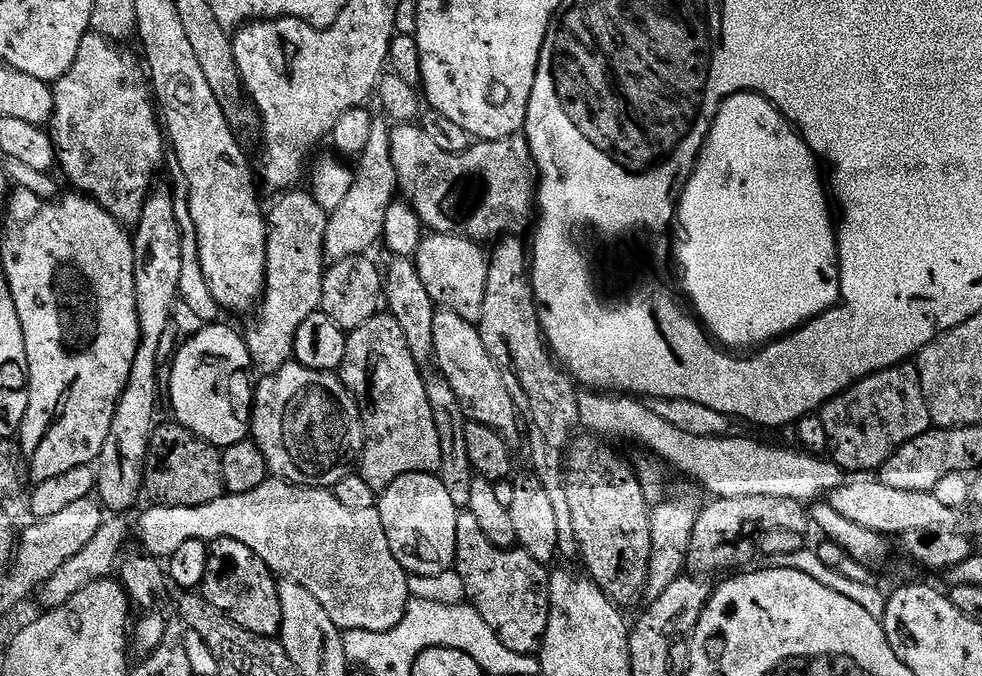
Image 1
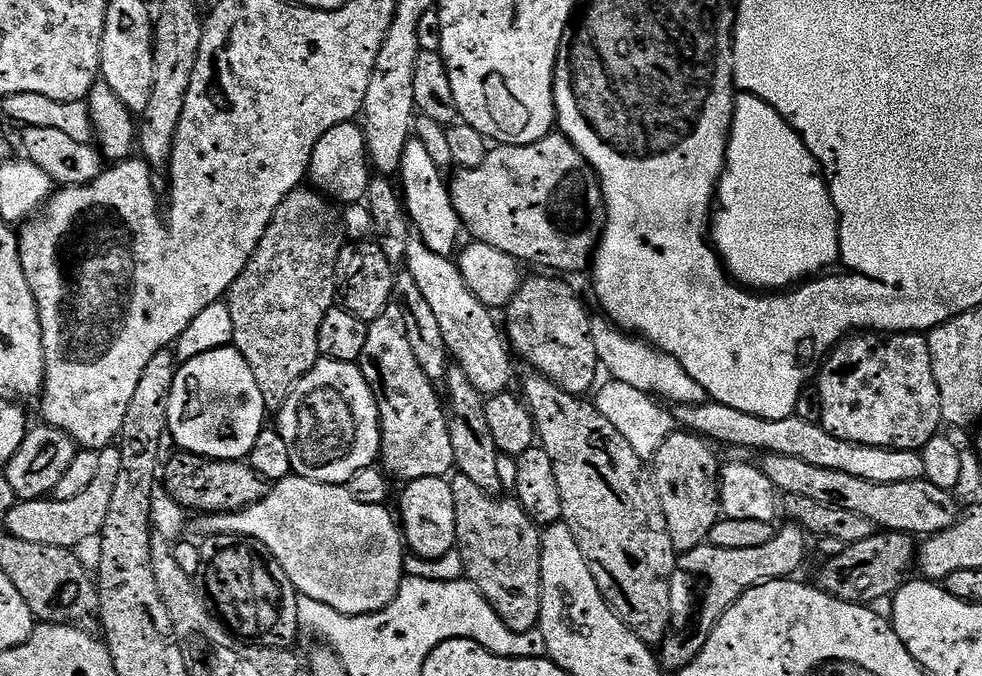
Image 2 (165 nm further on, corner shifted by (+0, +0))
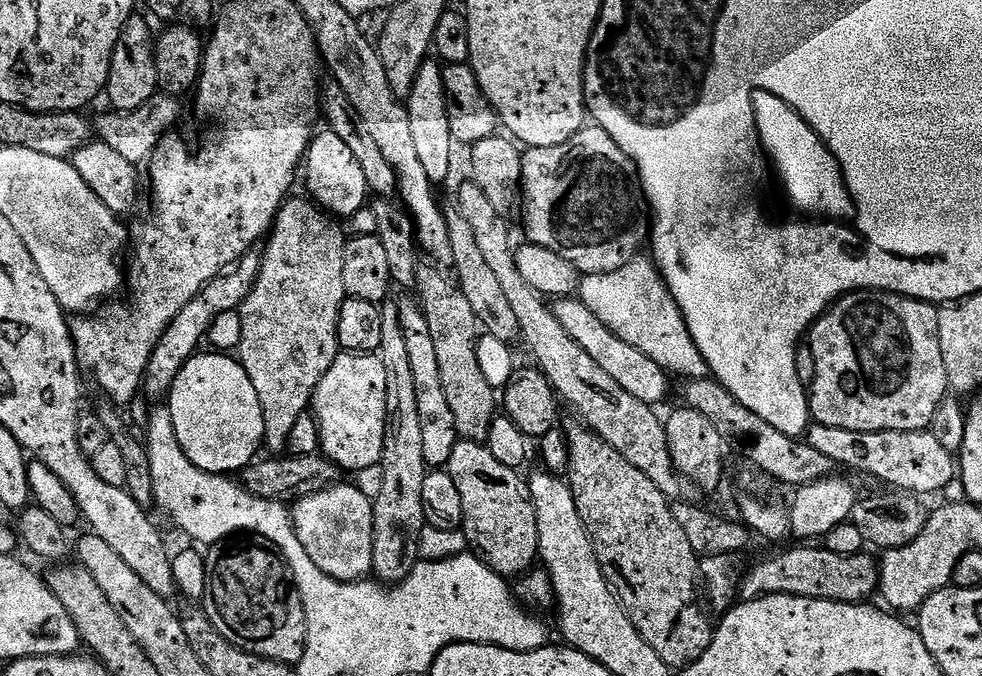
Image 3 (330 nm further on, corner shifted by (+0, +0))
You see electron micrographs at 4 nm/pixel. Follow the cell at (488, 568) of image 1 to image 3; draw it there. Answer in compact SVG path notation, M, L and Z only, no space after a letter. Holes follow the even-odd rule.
M457 439L446 471L454 478L454 486L458 486L458 495L462 498L462 531L471 555L499 576L523 576L535 565L532 563L537 563L540 555L538 518L527 479L523 475L520 477L517 469L502 466L502 462L490 454L487 443L479 440Z

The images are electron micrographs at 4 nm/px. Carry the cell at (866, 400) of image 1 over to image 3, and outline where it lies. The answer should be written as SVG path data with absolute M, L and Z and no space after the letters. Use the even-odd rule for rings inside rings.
M869 290L867 292L849 292L841 296L807 333L806 340L812 345L814 354L814 382L810 386L808 407L810 416L817 424L838 426L842 430L866 430L867 432L881 432L882 430L898 430L899 432L922 432L931 429L934 414L950 389L946 378L946 362L942 362L940 349L940 335L938 334L937 305L928 304L925 300L912 300L909 296L894 296L891 292Z

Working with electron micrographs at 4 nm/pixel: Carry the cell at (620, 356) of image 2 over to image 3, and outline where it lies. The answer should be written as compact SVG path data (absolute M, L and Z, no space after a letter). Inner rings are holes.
M651 259L631 260L622 266L622 270L610 274L584 276L578 285L578 299L594 318L598 318L598 322L602 322L602 326L622 338L622 342L638 346L646 358L654 358L656 365L673 377L681 376L684 382L709 379L708 363L694 346L684 315Z

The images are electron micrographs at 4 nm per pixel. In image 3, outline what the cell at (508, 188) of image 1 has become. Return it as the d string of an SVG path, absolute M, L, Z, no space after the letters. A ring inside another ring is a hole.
M585 126L582 130L578 130L578 134L574 134L574 138L570 138L558 146L528 148L522 155L520 187L522 189L522 208L524 204L524 232L528 235L525 236L527 243L552 250L554 254L558 254L558 258L564 258L566 262L570 262L570 266L574 266L577 272L584 276L610 274L614 270L622 270L622 266L626 266L626 262L635 260L641 255L640 247L643 244L645 247L646 241L649 239L650 220L646 215L646 201L640 186L640 176L636 172L636 163L626 154L622 154L622 150L612 141L610 134L606 134L606 130L595 126Z

